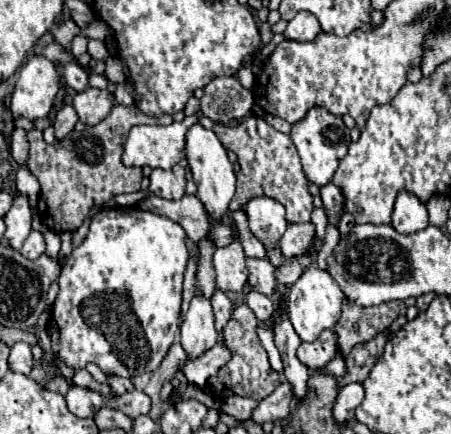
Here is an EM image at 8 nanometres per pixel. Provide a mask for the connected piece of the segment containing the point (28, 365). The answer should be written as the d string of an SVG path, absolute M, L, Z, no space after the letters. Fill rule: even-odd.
M16 342L10 348L10 370L12 372L20 372L20 374L30 374L32 370L32 352L30 352L30 344L26 342Z

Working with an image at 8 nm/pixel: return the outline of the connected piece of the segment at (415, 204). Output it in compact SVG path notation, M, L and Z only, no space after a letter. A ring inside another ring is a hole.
M400 192L392 212L392 226L400 234L414 234L428 226L426 206L410 192Z

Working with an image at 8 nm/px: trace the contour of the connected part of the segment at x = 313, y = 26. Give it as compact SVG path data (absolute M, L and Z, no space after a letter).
M298 12L288 22L288 28L284 30L284 38L294 40L294 42L312 42L312 38L316 38L320 30L322 30L320 22L316 20L314 14L310 14L310 12Z

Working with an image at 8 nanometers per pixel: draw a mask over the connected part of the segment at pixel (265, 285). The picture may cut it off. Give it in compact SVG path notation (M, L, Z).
M246 258L246 268L248 268L248 284L266 296L272 296L276 280L274 280L274 266L268 260L260 258Z

